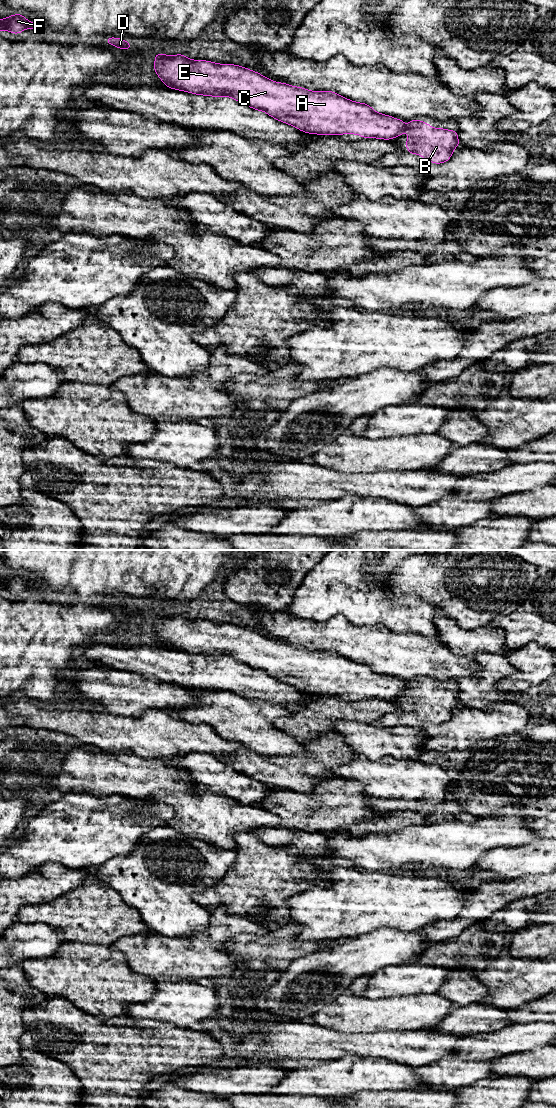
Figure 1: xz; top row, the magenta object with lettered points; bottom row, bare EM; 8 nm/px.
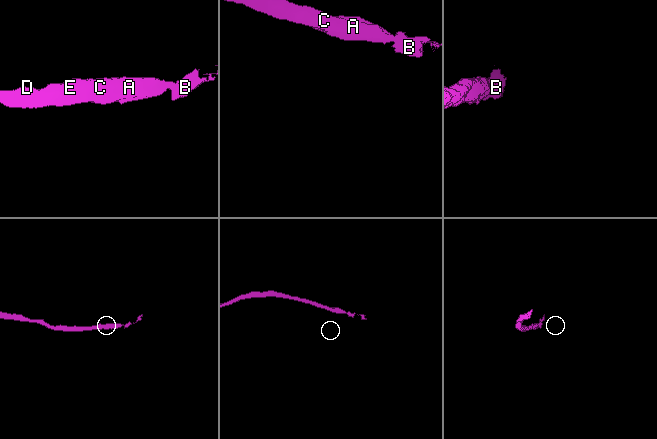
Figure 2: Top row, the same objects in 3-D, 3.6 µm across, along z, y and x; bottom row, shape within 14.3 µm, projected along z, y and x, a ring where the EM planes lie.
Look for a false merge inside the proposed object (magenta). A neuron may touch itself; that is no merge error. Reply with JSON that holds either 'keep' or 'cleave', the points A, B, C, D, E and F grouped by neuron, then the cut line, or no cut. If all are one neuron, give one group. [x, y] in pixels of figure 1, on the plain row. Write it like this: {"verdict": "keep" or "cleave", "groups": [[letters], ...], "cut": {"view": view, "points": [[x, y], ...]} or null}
{"verdict": "cleave", "groups": [["A", "C", "D", "E", "F"], ["B"]], "cut": {"view": "xz", "points": [[409, 687], [407, 690]]}}

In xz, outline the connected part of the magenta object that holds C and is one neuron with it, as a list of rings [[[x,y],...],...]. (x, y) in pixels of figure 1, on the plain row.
[[[158,613],[154,615],[154,631],[162,642],[171,649],[190,652],[196,655],[213,657],[229,656],[239,663],[246,664],[258,671],[265,671],[269,676],[283,683],[293,685],[302,692],[321,695],[357,694],[366,698],[394,699],[408,691],[404,681],[392,676],[375,672],[365,663],[348,660],[333,651],[308,651],[303,647],[294,647],[286,643],[279,643],[262,636],[260,633],[234,624],[218,624],[206,620],[190,620],[183,614],[173,616]]]

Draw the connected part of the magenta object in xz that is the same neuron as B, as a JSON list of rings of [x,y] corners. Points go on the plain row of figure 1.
[[[420,679],[409,681],[409,698],[403,704],[407,706],[407,713],[423,716],[426,721],[441,724],[447,722],[453,710],[461,704],[457,699],[458,690],[431,688],[429,683]]]

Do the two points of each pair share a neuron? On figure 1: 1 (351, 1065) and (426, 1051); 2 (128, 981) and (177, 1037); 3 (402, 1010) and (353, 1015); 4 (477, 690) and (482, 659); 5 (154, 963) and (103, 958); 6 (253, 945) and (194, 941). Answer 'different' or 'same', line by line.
1: different
2: different
3: same
4: same
5: different
6: different

